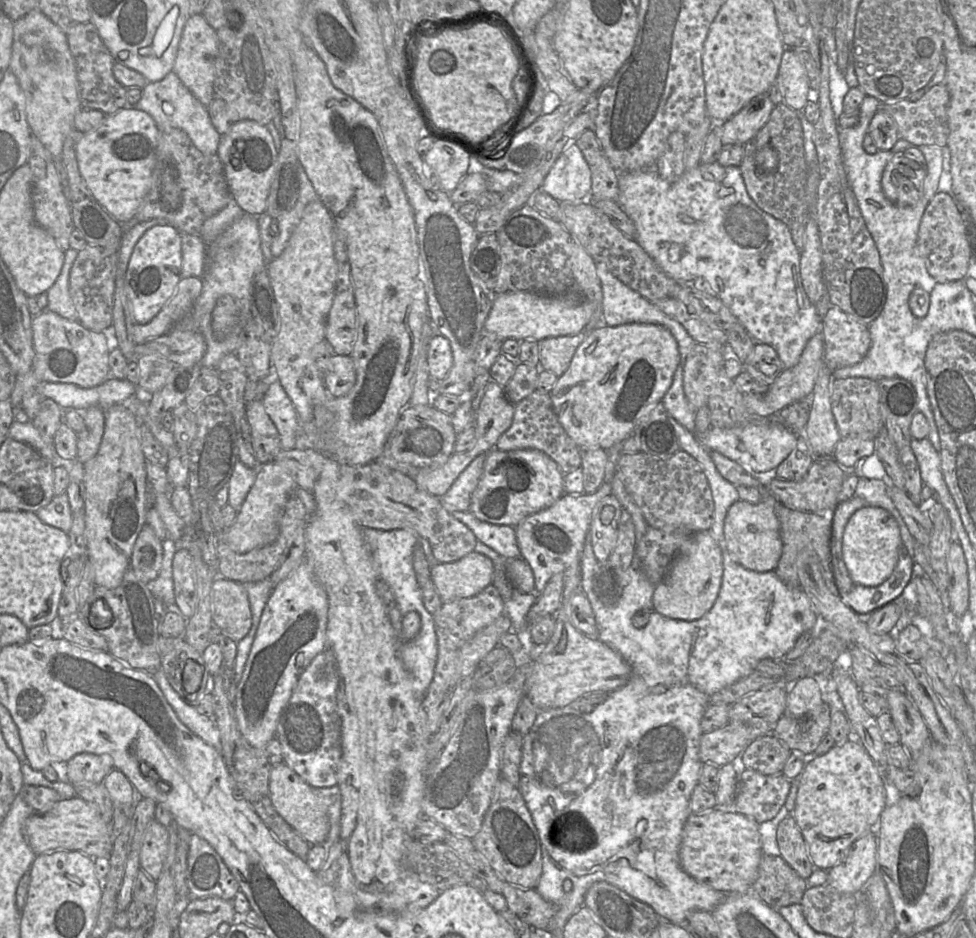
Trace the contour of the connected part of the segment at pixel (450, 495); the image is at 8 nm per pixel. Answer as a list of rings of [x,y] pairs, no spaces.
[[[487,454],[478,455],[441,497],[442,504],[448,512],[469,511],[471,495],[481,478],[486,456]]]

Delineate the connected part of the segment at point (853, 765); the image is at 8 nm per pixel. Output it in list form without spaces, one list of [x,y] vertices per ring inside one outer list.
[[[857,739],[836,744],[820,756],[809,756],[802,771],[793,817],[815,867],[829,870],[856,840],[872,832],[878,839],[879,819],[886,808],[884,771]]]

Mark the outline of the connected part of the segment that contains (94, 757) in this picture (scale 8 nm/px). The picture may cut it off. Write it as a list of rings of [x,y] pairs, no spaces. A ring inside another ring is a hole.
[[[80,753],[67,763],[67,779],[70,783],[103,783],[104,778],[115,768],[108,754]]]

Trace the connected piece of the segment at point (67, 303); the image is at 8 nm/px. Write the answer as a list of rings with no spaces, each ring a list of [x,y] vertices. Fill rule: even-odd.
[[[69,247],[65,250],[64,263],[54,284],[46,291],[46,309],[70,321],[78,321],[78,315],[69,294],[69,276],[78,251]]]

